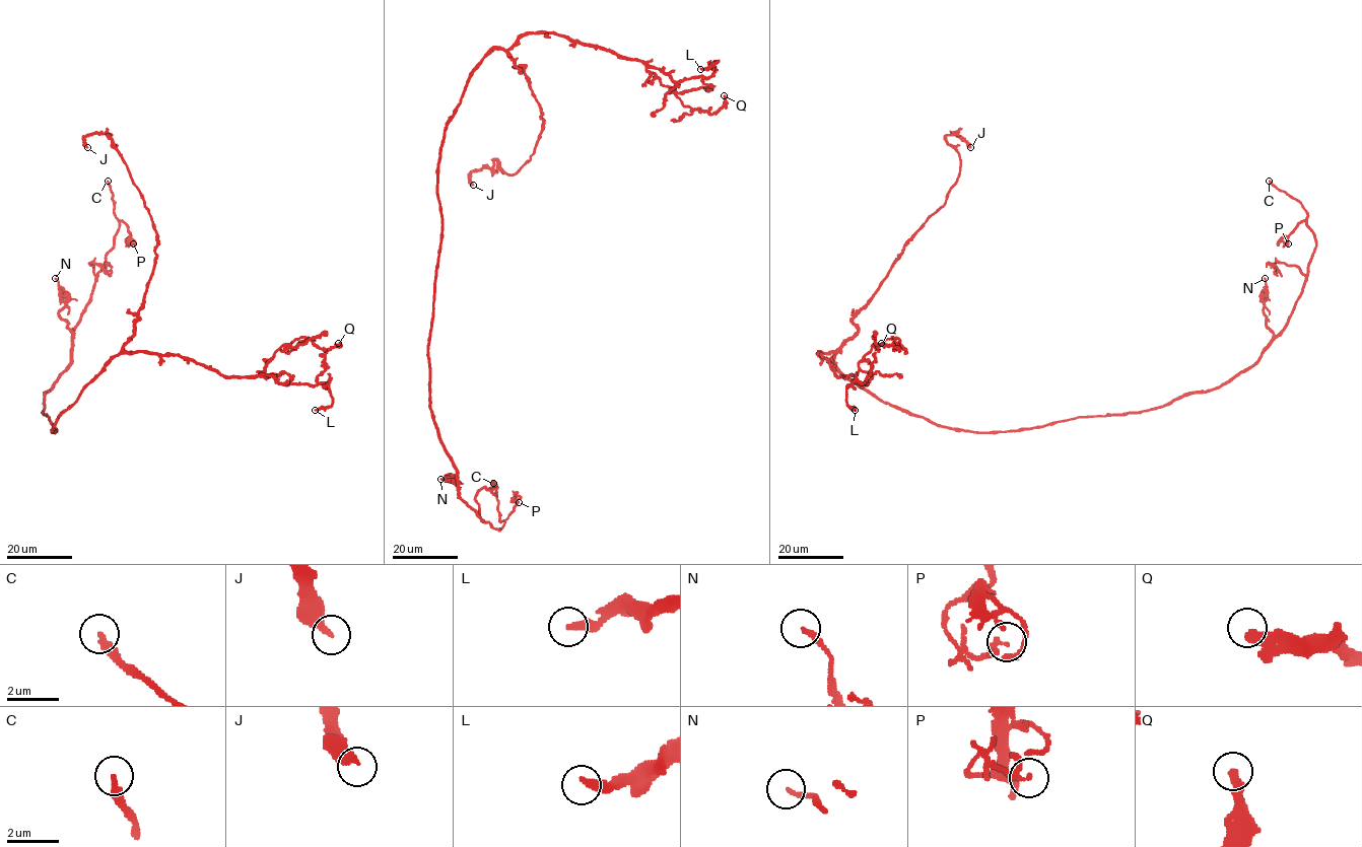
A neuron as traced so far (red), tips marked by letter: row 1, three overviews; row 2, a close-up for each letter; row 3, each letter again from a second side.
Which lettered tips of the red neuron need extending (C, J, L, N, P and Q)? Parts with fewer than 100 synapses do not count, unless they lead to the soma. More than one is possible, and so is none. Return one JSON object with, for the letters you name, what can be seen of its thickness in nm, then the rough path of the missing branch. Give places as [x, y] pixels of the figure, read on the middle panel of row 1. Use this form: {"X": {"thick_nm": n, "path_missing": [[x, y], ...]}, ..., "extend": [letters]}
{"C": {"thick_nm": 260, "path_missing": [[493, 483], [484, 478], [470, 478], [450, 481], [443, 486]]}, "extend": ["C"]}

